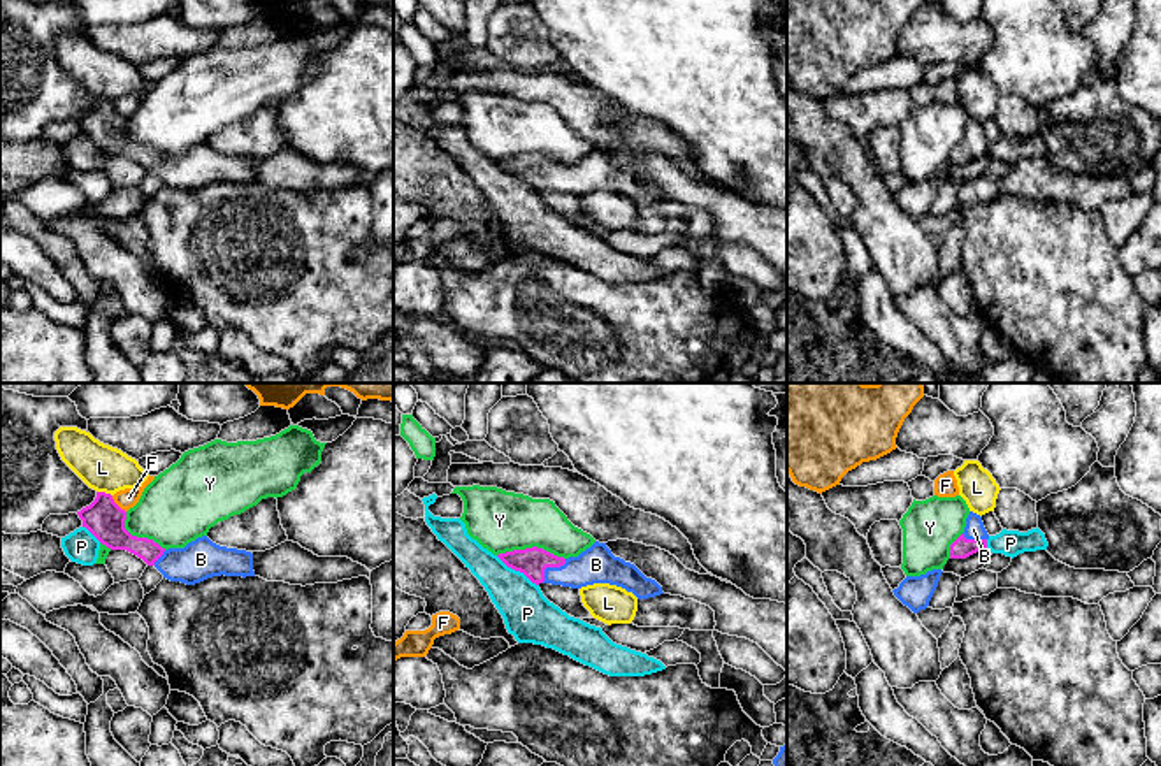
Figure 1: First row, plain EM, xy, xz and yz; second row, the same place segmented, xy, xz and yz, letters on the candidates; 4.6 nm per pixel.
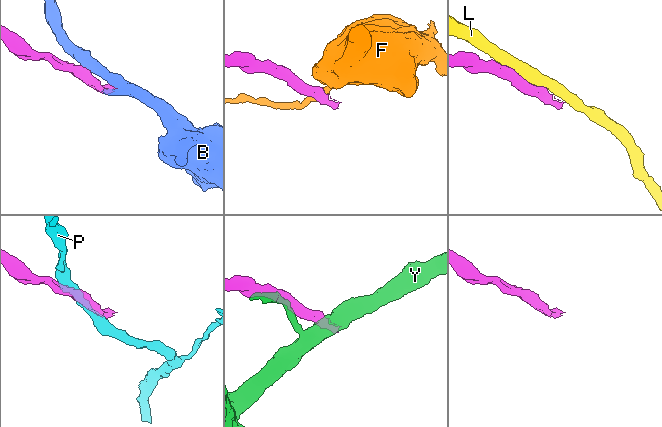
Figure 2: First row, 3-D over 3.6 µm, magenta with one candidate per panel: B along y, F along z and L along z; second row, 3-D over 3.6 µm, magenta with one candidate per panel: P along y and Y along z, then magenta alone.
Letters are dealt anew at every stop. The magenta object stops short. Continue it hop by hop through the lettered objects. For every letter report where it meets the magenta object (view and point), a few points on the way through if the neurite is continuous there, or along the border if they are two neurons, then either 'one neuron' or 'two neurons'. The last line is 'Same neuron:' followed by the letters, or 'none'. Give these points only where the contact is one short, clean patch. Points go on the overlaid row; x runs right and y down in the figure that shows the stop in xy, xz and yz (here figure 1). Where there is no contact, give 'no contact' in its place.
B: contact xz (550, 566); way xz (533, 561), (540, 566), (550, 566), (589, 568), (596, 564); one neuron
F: contact xy (116, 505); border xy (111, 496), (125, 512); two neurons
L: contact xy (104, 492); two neurons
P: contact xz (517, 570); two neurons
Y: contact xz (531, 549); border xz (497, 554), (541, 547), (564, 559); two neurons
Same neuron: B

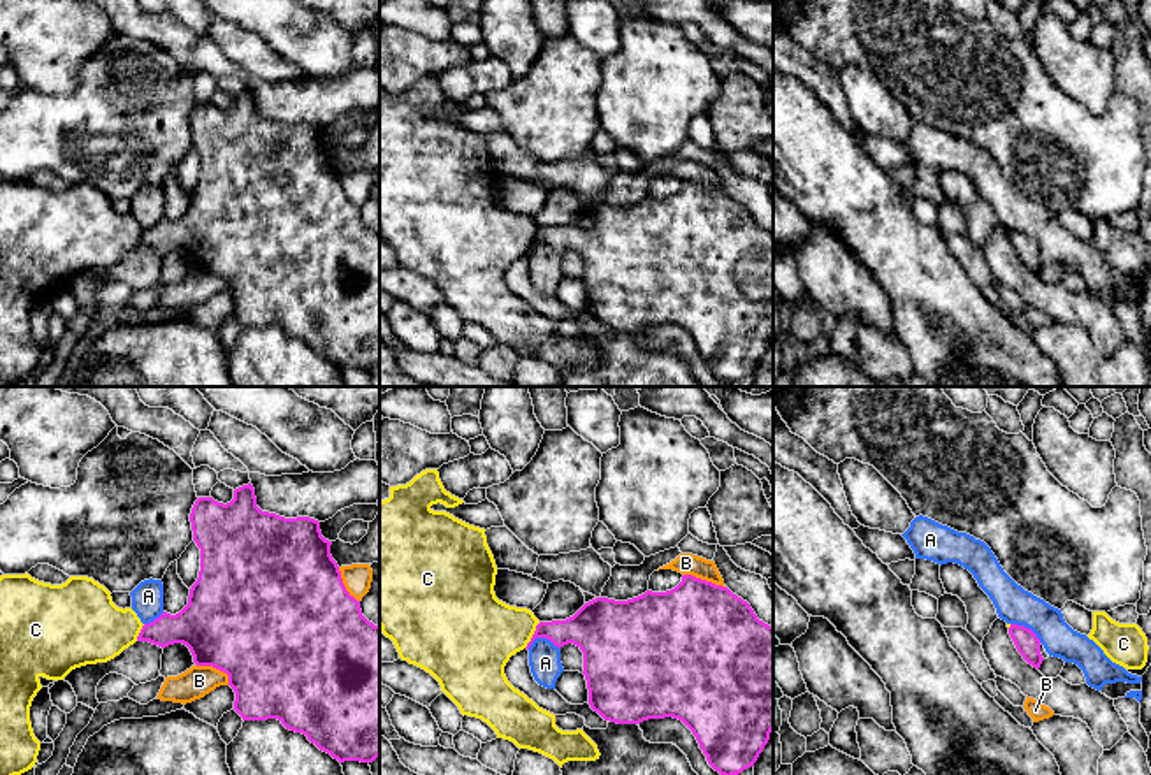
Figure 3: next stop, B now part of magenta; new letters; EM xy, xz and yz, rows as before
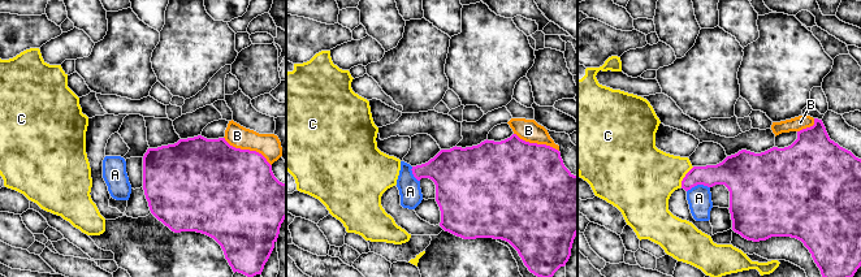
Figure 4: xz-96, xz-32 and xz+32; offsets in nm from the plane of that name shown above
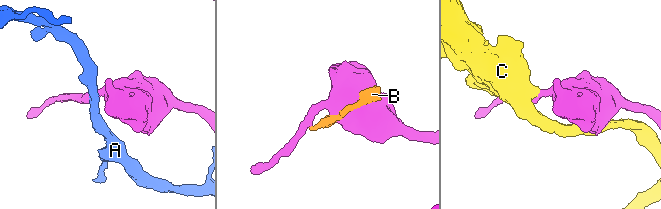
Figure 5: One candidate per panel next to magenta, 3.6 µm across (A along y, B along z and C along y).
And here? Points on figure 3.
A: contact xz (543, 637); two neurons
B: contact xy (217, 668); two neurons
C: contact xz (533, 635); two neurons
Same neuron: none

